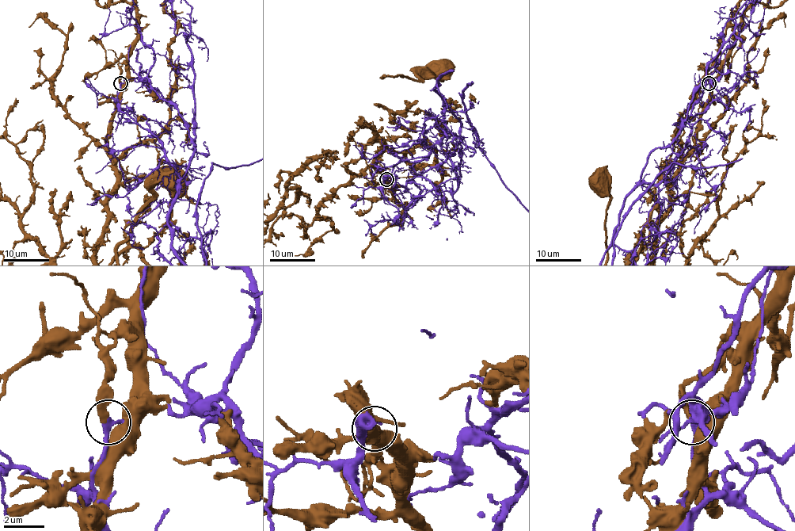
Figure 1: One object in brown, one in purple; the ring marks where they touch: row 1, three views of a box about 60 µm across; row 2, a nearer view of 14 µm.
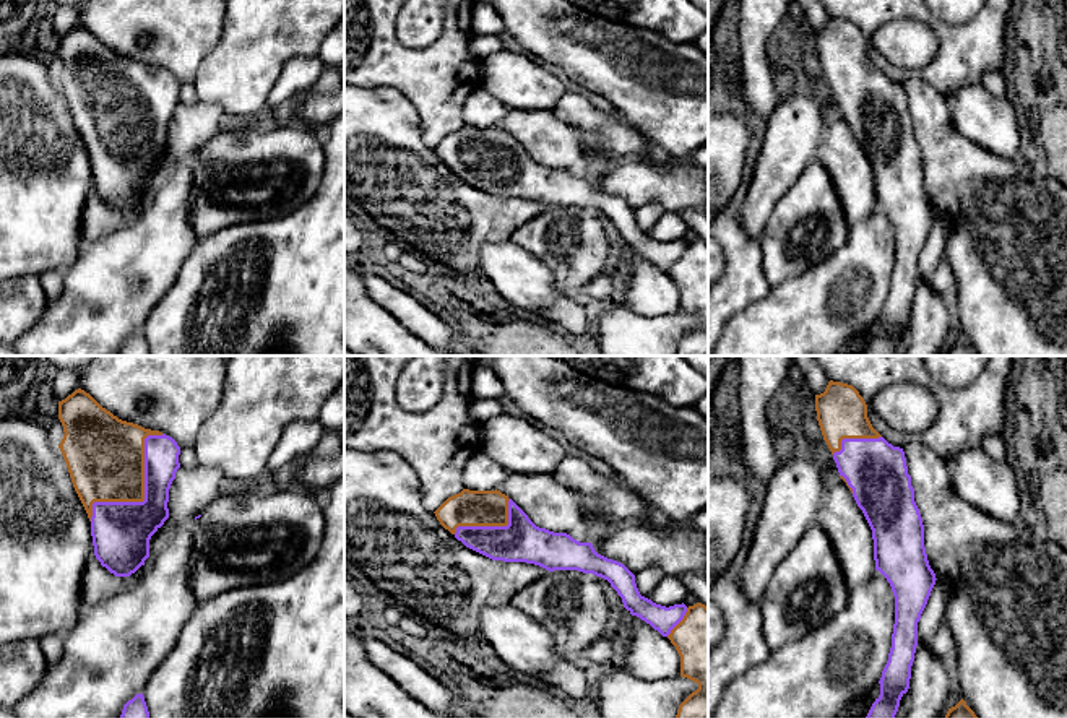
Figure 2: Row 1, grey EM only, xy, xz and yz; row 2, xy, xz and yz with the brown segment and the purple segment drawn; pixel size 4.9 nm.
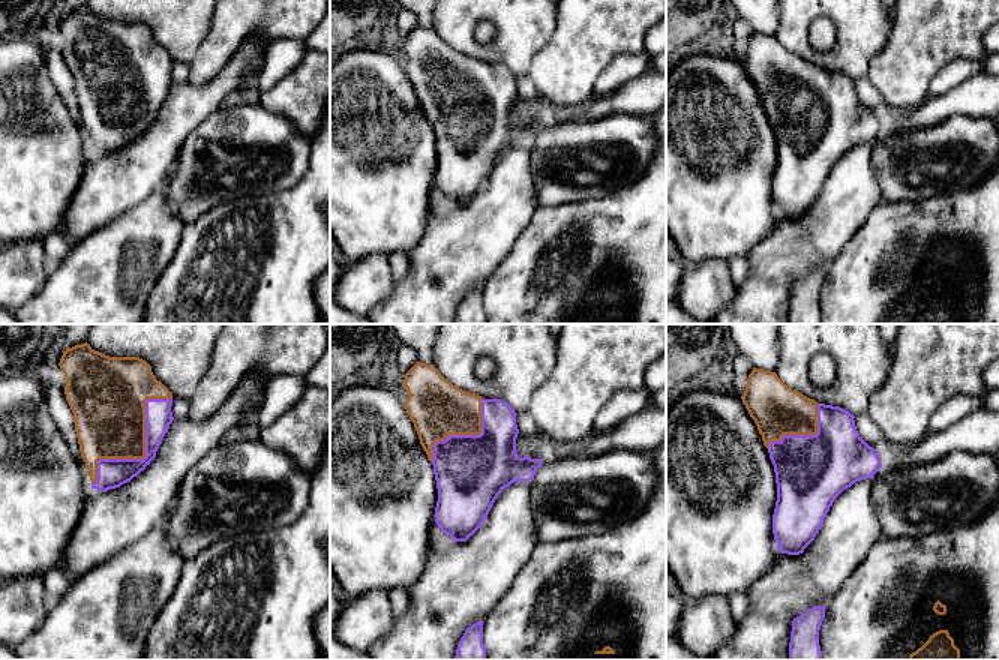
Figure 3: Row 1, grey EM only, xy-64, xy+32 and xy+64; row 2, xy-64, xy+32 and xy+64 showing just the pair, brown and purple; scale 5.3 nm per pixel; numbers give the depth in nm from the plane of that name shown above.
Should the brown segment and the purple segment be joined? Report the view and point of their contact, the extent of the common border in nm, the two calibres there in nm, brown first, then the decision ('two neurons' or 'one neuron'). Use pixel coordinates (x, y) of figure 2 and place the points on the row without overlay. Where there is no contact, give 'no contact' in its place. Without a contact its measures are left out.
contact xy (143, 130); length 550 nm; calibres 380 and 300 nm; two neurons

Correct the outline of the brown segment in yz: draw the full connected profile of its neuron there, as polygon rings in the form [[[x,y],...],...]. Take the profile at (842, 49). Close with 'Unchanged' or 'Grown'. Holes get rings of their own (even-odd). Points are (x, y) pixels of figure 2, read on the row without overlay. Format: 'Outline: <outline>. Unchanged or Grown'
Outline: [[[830,16],[825,28],[815,31],[817,57],[832,91],[841,86],[843,75],[882,73],[867,54],[867,41],[848,19]]]. Unchanged

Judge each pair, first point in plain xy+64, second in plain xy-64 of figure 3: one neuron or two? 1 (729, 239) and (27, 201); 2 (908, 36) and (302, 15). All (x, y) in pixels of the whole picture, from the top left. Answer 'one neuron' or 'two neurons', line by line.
1: one neuron
2: one neuron

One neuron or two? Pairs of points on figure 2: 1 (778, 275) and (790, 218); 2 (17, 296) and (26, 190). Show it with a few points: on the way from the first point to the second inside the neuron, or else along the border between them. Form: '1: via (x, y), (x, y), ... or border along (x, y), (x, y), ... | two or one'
1: via (781, 260), (783, 233) | one
2: border along (38, 276), (26, 275), (17, 280) | two

